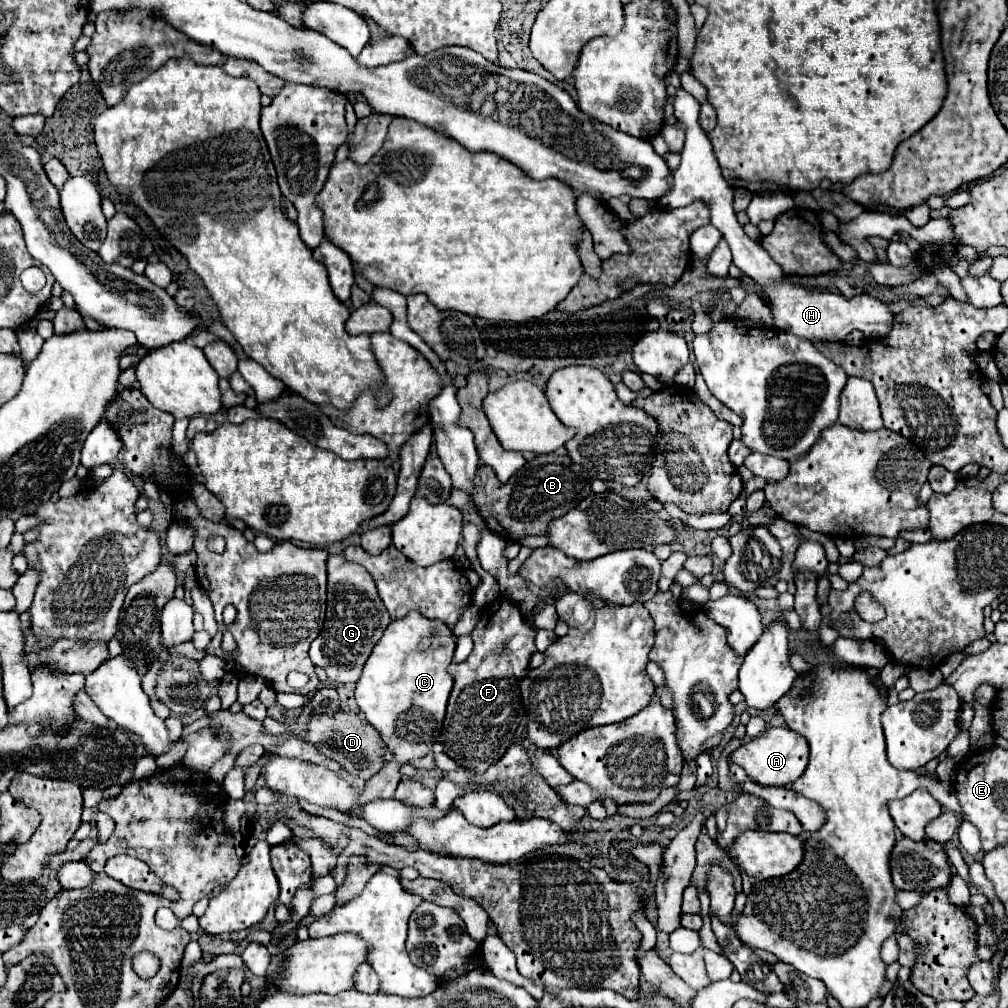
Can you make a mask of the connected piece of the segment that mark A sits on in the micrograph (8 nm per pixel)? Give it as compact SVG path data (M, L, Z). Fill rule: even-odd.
M770 728L764 734L746 740L746 744L732 752L730 760L742 766L748 778L760 786L786 786L804 772L808 764L808 744L790 728Z

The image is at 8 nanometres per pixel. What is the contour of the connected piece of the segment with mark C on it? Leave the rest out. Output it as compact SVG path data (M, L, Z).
M408 612L404 618L388 624L386 632L368 656L356 684L356 704L364 712L366 720L380 732L396 760L386 764L380 774L366 782L362 794L366 800L374 800L374 796L394 796L402 778L398 772L400 764L422 758L432 750L452 692L452 676L446 668L452 662L454 650L456 636L444 622L430 620L420 612Z

